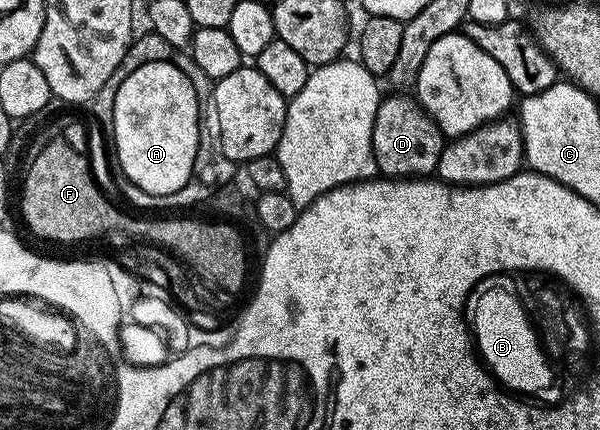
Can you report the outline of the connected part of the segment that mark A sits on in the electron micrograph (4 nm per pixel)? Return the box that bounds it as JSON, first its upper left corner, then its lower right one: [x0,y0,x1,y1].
[113,62,200,193]

